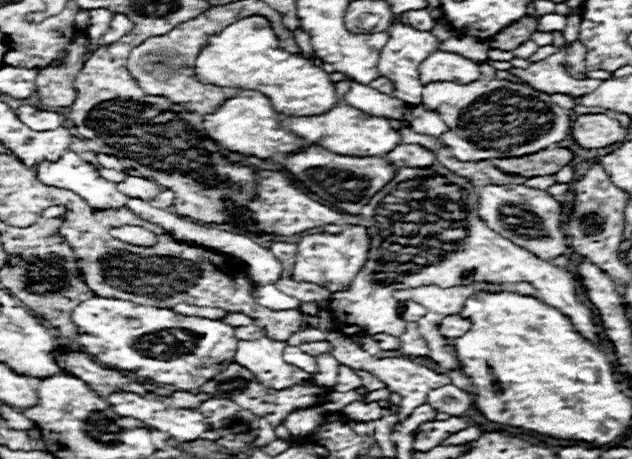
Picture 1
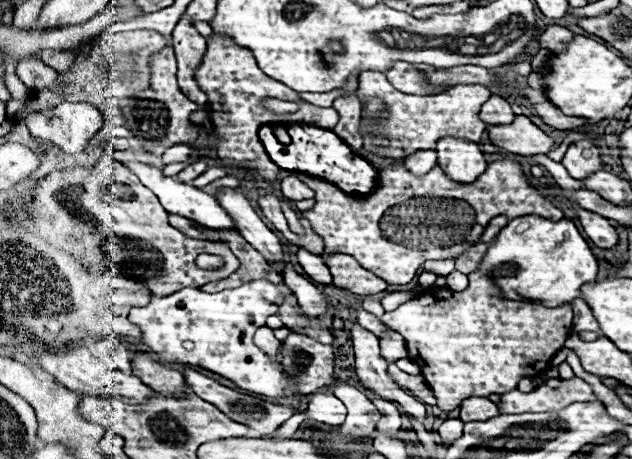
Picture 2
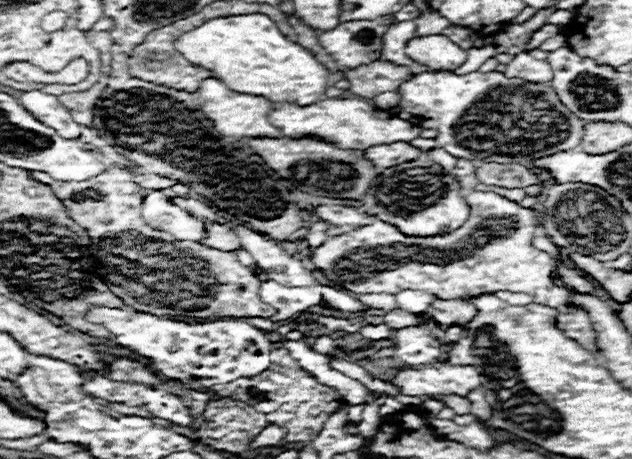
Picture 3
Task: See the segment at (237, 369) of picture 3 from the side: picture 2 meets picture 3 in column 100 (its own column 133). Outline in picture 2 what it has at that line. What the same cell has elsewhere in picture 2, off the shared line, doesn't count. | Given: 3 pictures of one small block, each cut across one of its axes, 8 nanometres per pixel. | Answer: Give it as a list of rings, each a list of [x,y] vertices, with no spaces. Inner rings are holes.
[[[264,278],[216,294],[198,288],[182,288],[170,296],[152,298],[146,306],[130,308],[128,320],[140,328],[142,342],[158,354],[162,362],[200,366],[248,392],[280,398],[284,396],[286,378],[272,360],[254,346],[252,336],[256,328],[266,324],[270,314],[278,312],[282,300],[278,286]]]

